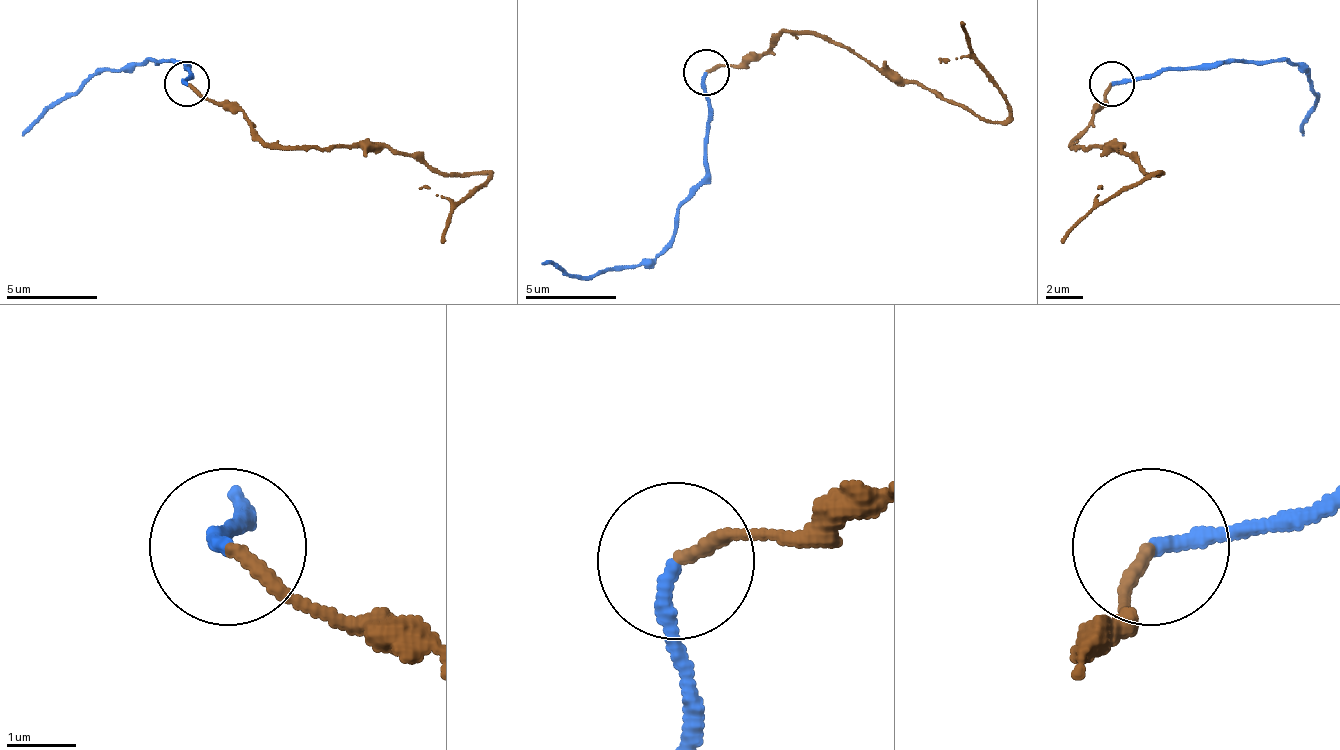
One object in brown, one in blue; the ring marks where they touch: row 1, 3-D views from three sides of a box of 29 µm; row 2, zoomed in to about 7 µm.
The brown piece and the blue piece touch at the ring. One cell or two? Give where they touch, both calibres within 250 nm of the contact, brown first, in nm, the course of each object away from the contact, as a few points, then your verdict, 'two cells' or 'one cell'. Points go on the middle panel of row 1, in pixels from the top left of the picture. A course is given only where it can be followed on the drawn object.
(706, 72) | 190/200 nm | brown via (705, 71), (750, 66), (787, 30), (828, 34), (955, 103), (1001, 121), (1010, 103), (969, 48), (960, 21) | blue via (705, 71), (705, 180), (659, 253), (636, 267), (614, 267), (586, 276), (541, 262) | one cell

